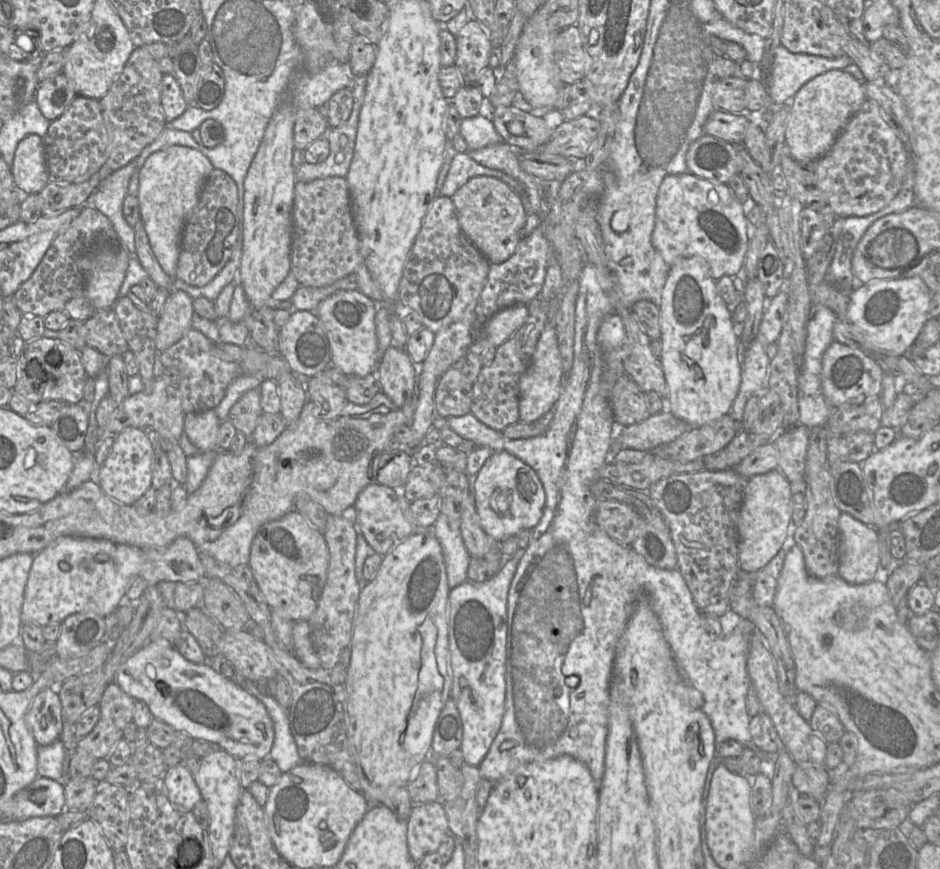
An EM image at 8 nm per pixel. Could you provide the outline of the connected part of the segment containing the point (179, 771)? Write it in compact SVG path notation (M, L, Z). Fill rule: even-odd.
M184 764L167 767L162 775L169 801L181 811L192 811L202 800L194 775Z

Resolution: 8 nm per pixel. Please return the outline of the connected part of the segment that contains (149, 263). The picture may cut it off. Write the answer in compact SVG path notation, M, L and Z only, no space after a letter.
M142 221L135 225L133 230L135 235L135 255L141 266L148 273L149 278L159 287L172 291L172 285L176 278L169 277L158 263L150 246Z

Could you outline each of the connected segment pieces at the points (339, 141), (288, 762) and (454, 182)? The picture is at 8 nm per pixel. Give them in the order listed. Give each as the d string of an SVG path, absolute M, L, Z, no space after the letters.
M354 76L350 87L354 103L349 118L338 127L329 127L320 137L326 137L329 141L328 157L318 164L304 162L295 171L296 182L310 182L316 179L347 175L355 148L359 113L365 96L365 84L366 76Z
M245 681L238 685L264 704L273 721L275 736L268 756L277 764L282 773L300 764L303 760L291 732L287 709L284 709L272 696L262 694L253 681Z
M457 152L453 157L439 194L451 197L460 187L476 176L492 176L502 180L520 195L528 214L534 213L528 208L528 201L524 195L523 187L516 179L508 176L503 171L491 169L477 163L467 152Z

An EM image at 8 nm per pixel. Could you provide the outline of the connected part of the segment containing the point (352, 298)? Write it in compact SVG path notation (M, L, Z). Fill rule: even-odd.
M359 290L339 291L323 300L315 310L329 340L331 366L347 376L374 374L380 360L375 317L378 304Z

